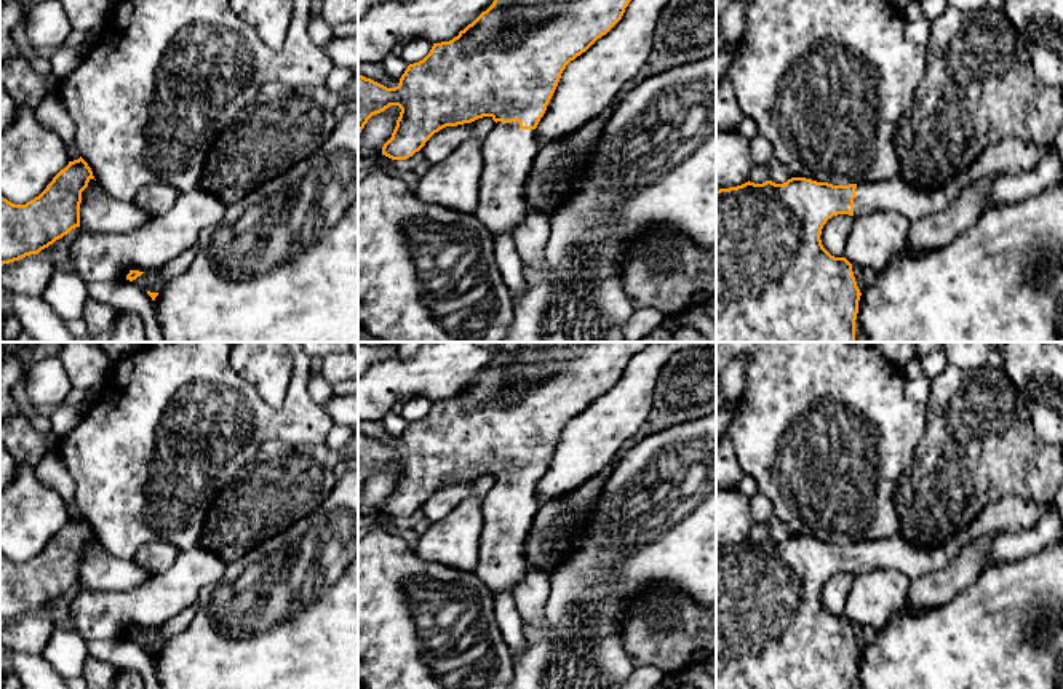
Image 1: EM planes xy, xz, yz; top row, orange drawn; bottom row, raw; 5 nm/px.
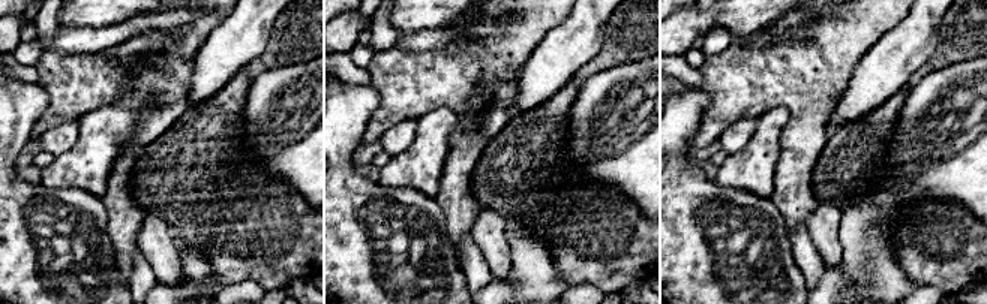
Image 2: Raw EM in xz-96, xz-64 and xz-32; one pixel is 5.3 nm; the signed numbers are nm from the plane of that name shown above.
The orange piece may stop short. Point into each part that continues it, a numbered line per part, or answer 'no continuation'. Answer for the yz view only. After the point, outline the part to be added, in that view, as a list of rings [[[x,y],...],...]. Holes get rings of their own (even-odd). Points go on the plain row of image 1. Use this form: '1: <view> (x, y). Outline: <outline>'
1: yz (1011, 515). Outline: [[[1007,496],[988,504],[969,528],[945,545],[918,547],[902,536],[857,542],[854,574],[894,569],[914,580],[946,566],[972,540],[986,534],[1005,536],[1031,529],[1045,513],[1047,504]]]

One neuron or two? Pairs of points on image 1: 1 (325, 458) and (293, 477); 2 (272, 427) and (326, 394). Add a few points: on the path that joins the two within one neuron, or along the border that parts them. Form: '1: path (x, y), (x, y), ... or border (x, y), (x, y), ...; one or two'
1: path (317, 461), (301, 477); one
2: border (309, 374), (307, 392), (322, 406); two

